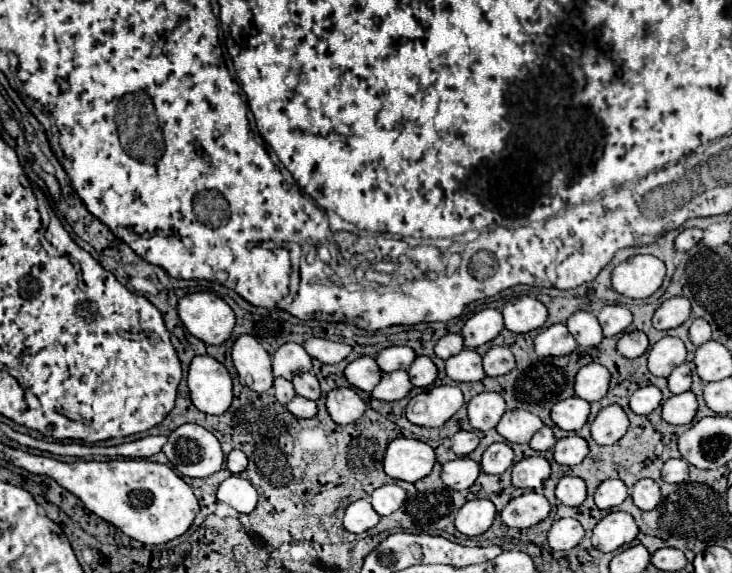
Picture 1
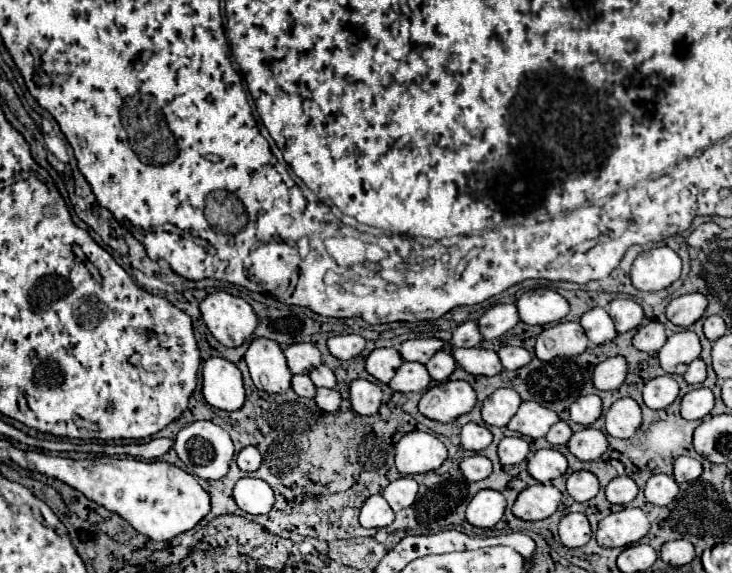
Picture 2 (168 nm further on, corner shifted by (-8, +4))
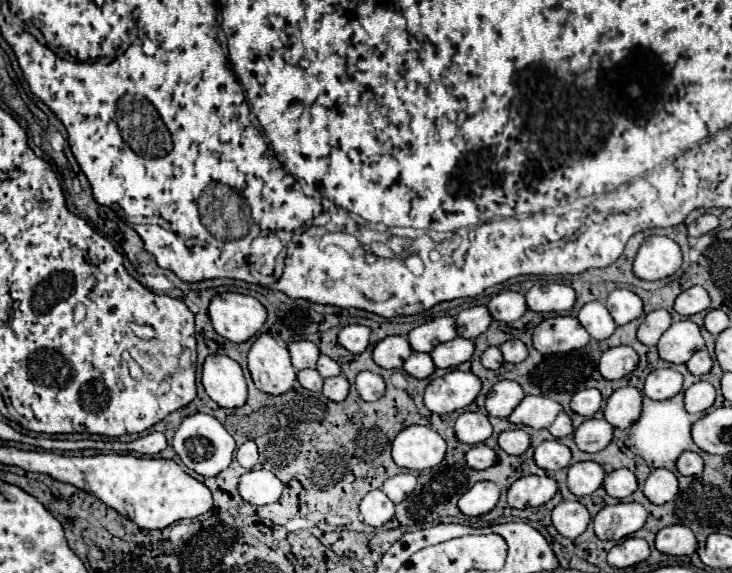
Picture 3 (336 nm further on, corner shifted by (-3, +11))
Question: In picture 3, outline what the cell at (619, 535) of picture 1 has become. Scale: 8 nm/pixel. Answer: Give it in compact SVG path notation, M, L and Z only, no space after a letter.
M617 503L603 507L595 519L593 527L599 539L619 541L645 525L647 511L639 503Z

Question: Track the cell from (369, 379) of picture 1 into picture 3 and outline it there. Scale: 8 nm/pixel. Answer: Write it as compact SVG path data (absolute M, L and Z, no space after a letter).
M395 335L395 337L385 337L383 341L377 343L377 347L373 349L373 359L377 365L385 369L401 369L411 353L413 349L407 337Z

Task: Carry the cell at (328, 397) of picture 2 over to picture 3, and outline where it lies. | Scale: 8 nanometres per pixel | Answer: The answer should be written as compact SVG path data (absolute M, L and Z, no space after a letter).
M339 375L339 377L329 377L325 379L325 385L323 385L323 395L331 401L343 401L349 393L349 381L347 377Z

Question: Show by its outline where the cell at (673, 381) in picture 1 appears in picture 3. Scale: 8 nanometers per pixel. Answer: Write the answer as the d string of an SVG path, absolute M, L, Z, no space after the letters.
M707 349L697 351L697 353L687 361L687 369L689 369L693 375L697 375L697 377L709 373L711 367L713 367L713 361L711 361L711 355L707 353Z

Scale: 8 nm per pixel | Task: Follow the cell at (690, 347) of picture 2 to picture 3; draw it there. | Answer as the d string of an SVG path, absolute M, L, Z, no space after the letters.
M689 319L673 323L657 343L659 357L669 363L687 363L691 355L703 347L705 339L701 335L701 329Z

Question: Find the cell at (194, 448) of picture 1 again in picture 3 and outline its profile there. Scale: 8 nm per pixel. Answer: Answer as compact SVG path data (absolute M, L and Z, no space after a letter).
M195 413L195 415L185 417L181 427L177 429L171 445L173 445L175 453L181 457L181 461L203 477L215 477L221 471L225 471L229 467L229 463L233 459L233 451L235 451L235 439L225 431L225 427L215 417L205 415L205 413Z

